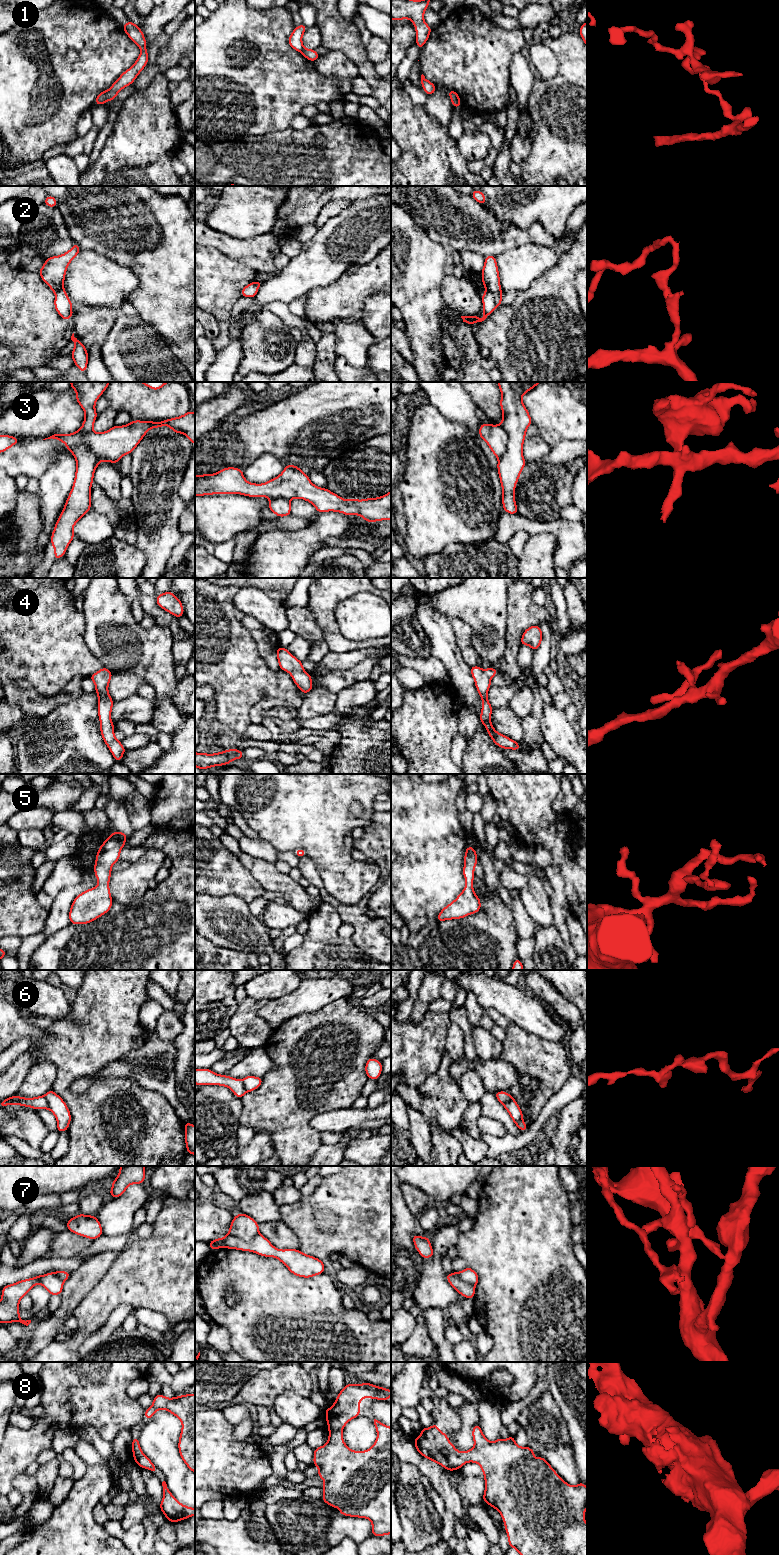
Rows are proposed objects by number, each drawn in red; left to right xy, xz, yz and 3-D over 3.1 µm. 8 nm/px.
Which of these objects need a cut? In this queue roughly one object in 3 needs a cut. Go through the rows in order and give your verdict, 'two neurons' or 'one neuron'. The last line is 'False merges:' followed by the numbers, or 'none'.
1: one neuron
2: two neurons
3: two neurons
4: one neuron
5: one neuron
6: two neurons
7: two neurons
8: one neuron
False merges: 2, 3, 6, 7

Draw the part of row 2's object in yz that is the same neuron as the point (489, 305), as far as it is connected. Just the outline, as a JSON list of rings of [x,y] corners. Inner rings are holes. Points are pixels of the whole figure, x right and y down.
[[[486,290],[481,299],[483,303],[484,316],[482,318],[478,318],[476,315],[461,316],[463,322],[467,323],[468,325],[476,324],[478,322],[484,321],[491,313],[494,312],[497,307],[494,301],[494,294],[491,291]]]

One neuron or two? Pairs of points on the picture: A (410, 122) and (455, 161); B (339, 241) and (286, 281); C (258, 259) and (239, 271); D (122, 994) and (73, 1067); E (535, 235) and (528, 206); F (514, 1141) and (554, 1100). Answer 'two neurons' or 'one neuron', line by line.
A: one neuron
B: one neuron
C: two neurons
D: one neuron
E: two neurons
F: one neuron

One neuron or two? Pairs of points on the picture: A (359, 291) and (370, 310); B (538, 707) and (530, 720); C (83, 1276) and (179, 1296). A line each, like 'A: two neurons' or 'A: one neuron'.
A: two neurons
B: one neuron
C: two neurons

